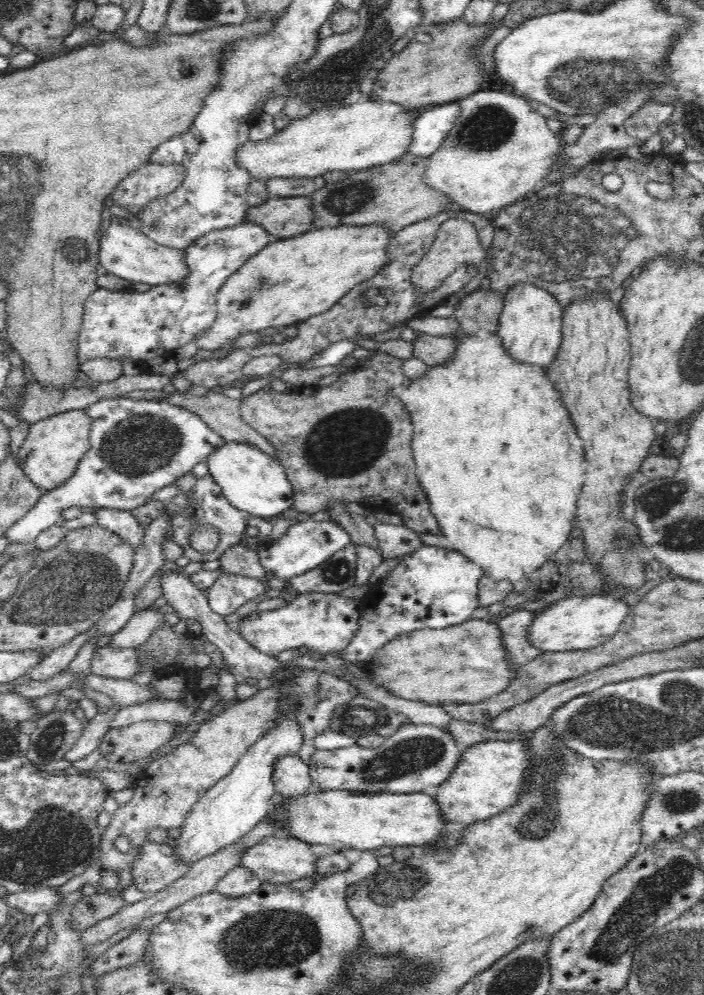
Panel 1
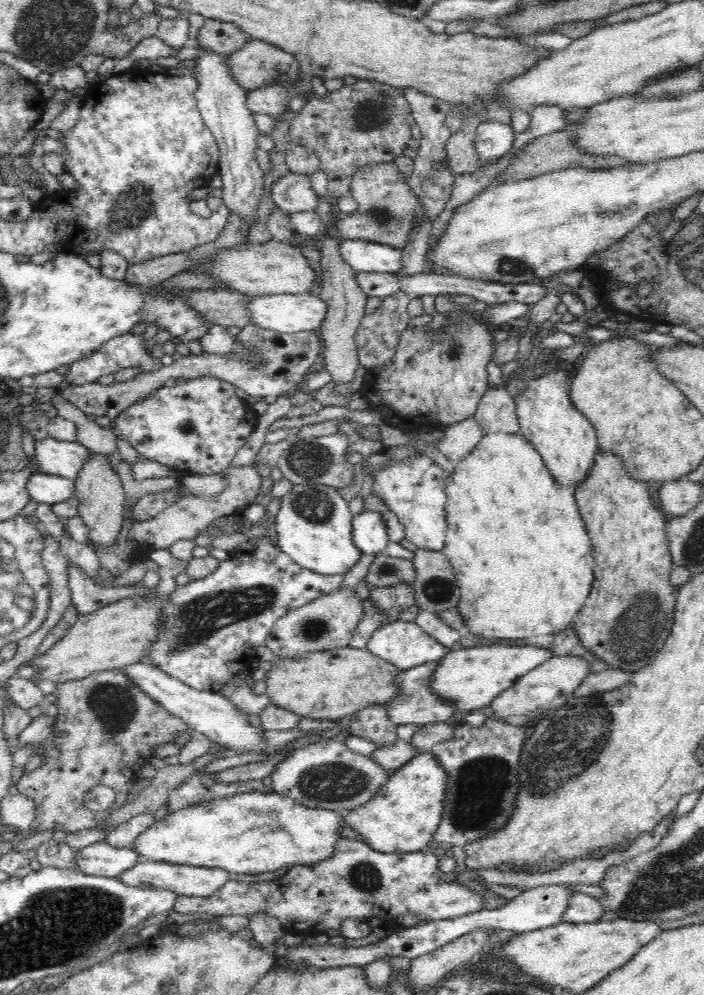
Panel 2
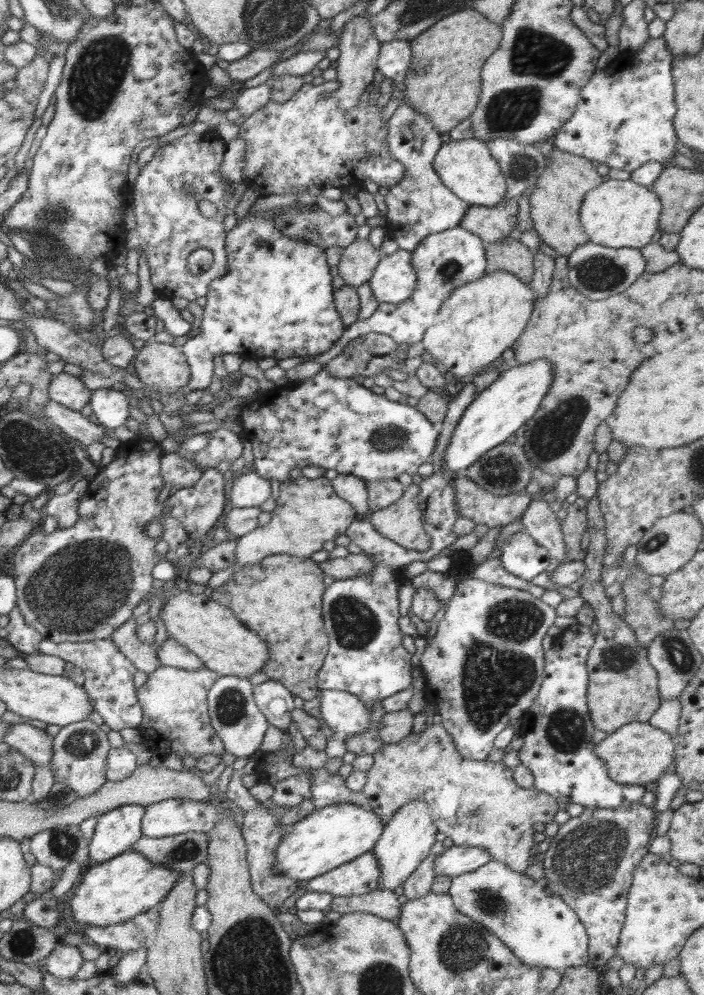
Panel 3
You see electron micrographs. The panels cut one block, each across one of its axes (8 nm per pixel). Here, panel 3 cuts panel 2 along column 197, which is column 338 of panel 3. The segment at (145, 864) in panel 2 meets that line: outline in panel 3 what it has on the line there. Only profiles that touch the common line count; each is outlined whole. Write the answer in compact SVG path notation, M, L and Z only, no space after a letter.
M368 851L310 879L307 891L329 893L334 897L361 896L380 888L378 875L378 860Z

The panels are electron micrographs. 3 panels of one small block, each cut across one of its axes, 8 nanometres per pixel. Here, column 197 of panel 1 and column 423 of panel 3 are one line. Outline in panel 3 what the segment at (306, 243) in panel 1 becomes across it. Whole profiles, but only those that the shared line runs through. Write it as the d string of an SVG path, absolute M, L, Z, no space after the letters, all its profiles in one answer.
M493 271L481 280L454 288L450 298L442 304L436 314L435 322L426 329L420 347L430 354L432 360L444 370L452 372L454 377L464 380L472 378L494 360L498 360L504 350L513 347L519 336L524 332L533 311L535 294L530 286L523 284L509 271Z

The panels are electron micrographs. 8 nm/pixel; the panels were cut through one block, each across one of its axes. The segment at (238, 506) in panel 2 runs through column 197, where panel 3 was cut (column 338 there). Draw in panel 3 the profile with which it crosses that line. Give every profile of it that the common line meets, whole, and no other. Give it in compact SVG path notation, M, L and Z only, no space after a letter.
M331 474L316 479L304 476L286 480L280 484L280 495L276 499L276 508L271 512L271 520L264 526L258 526L247 535L236 539L236 561L226 569L213 572L208 581L210 588L218 588L242 568L258 564L266 556L290 555L303 559L311 558L314 552L323 549L323 544L335 540L344 534L356 520L354 507L340 498L333 489Z

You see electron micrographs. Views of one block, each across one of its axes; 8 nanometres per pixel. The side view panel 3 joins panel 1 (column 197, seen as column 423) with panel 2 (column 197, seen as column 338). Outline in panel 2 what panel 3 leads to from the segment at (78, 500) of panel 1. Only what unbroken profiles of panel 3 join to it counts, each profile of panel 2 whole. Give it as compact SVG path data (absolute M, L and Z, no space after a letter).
M202 376L198 379L188 379L185 382L177 384L172 387L163 386L158 390L152 392L148 398L140 400L133 405L130 405L129 408L126 408L116 419L115 419L115 429L113 430L114 434L127 440L140 454L142 457L154 460L154 462L159 462L164 464L164 466L170 466L174 470L179 470L181 474L200 474L200 475L209 475L214 473L222 473L227 471L230 467L230 462L234 455L246 444L246 441L254 438L253 430L256 428L257 420L260 418L260 414L252 410L251 406L244 401L243 398L240 398L236 395L235 389L237 386L226 382L225 380L220 380L215 376Z

